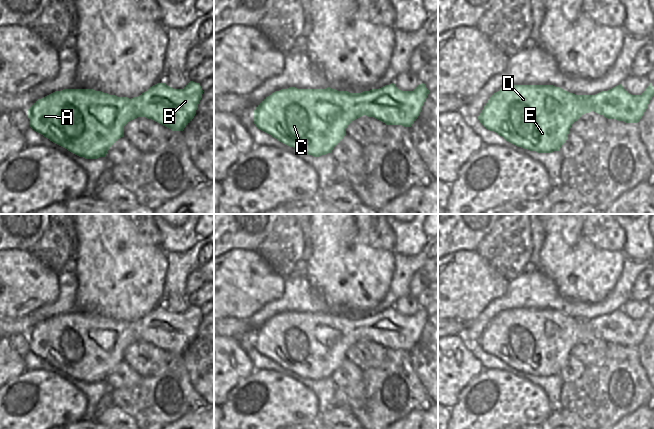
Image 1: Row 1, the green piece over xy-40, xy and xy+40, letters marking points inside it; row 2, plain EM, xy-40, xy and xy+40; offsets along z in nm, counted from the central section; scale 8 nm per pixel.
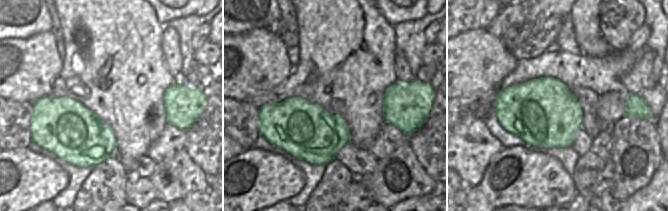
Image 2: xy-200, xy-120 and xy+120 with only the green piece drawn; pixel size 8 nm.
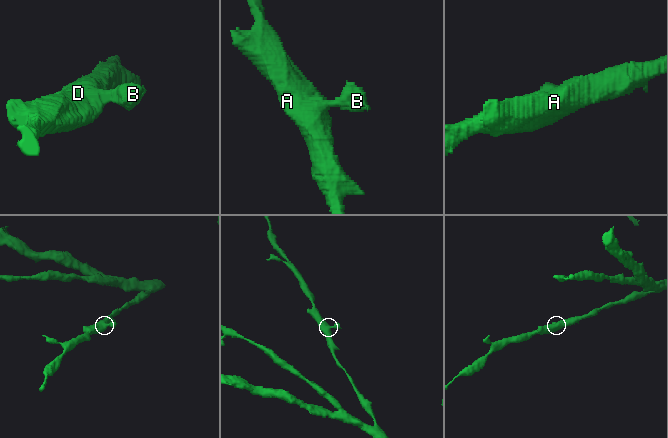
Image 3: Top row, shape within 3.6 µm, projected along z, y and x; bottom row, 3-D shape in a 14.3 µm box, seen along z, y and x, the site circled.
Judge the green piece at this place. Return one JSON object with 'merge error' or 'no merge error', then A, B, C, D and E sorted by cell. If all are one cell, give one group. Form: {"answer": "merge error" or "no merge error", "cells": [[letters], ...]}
{"answer": "no merge error", "cells": [["A", "B", "C", "D", "E"]]}

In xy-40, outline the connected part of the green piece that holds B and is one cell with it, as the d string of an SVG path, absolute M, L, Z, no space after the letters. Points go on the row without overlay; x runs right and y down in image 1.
M190 305L183 313L157 307L131 323L93 313L63 313L38 323L29 333L30 351L53 367L85 383L106 381L108 374L124 361L124 350L137 341L151 343L172 355L183 355L196 338L203 314Z

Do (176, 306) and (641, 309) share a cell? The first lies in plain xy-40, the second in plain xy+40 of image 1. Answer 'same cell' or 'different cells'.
same cell

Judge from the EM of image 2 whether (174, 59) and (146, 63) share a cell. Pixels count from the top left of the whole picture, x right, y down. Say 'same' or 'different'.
different

